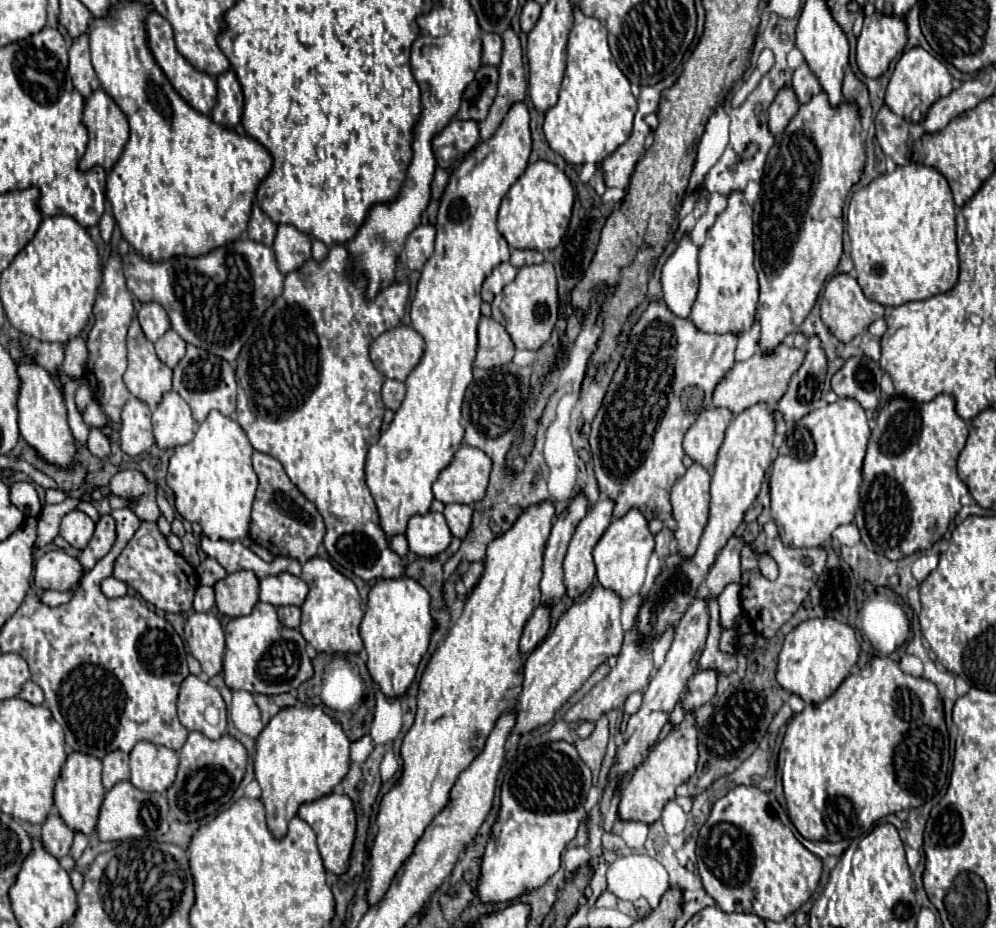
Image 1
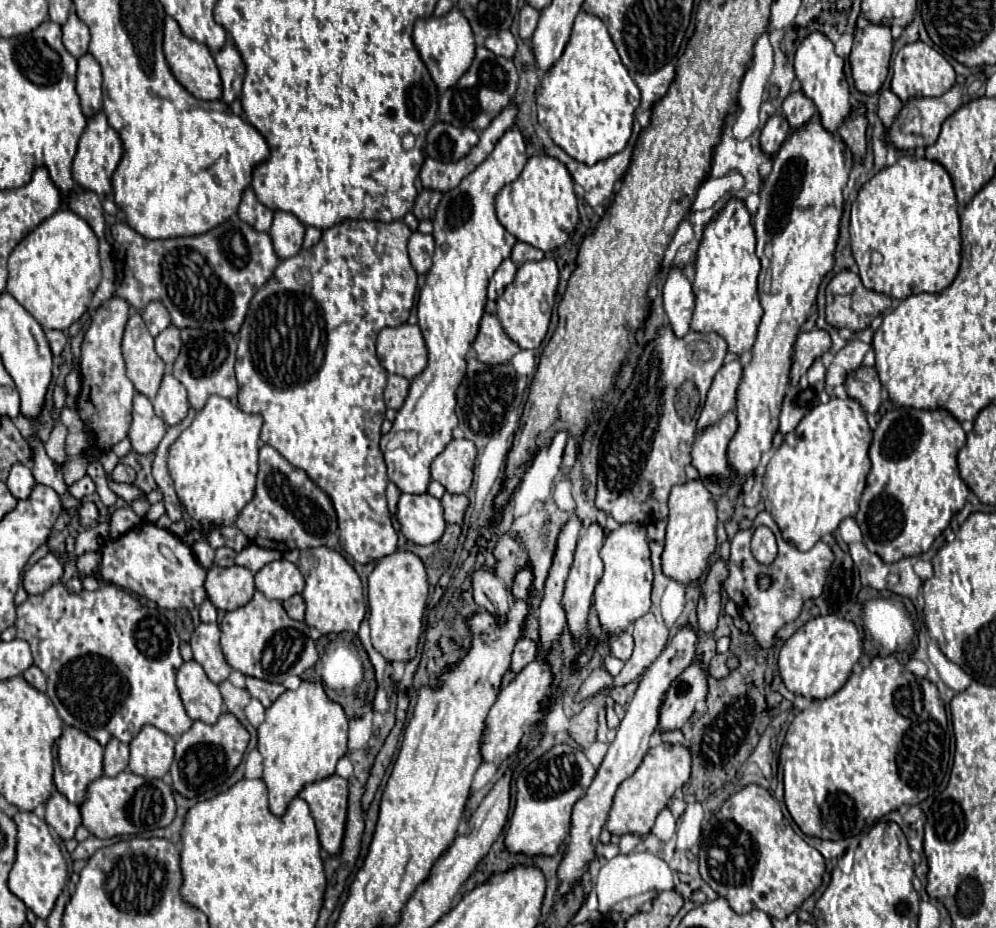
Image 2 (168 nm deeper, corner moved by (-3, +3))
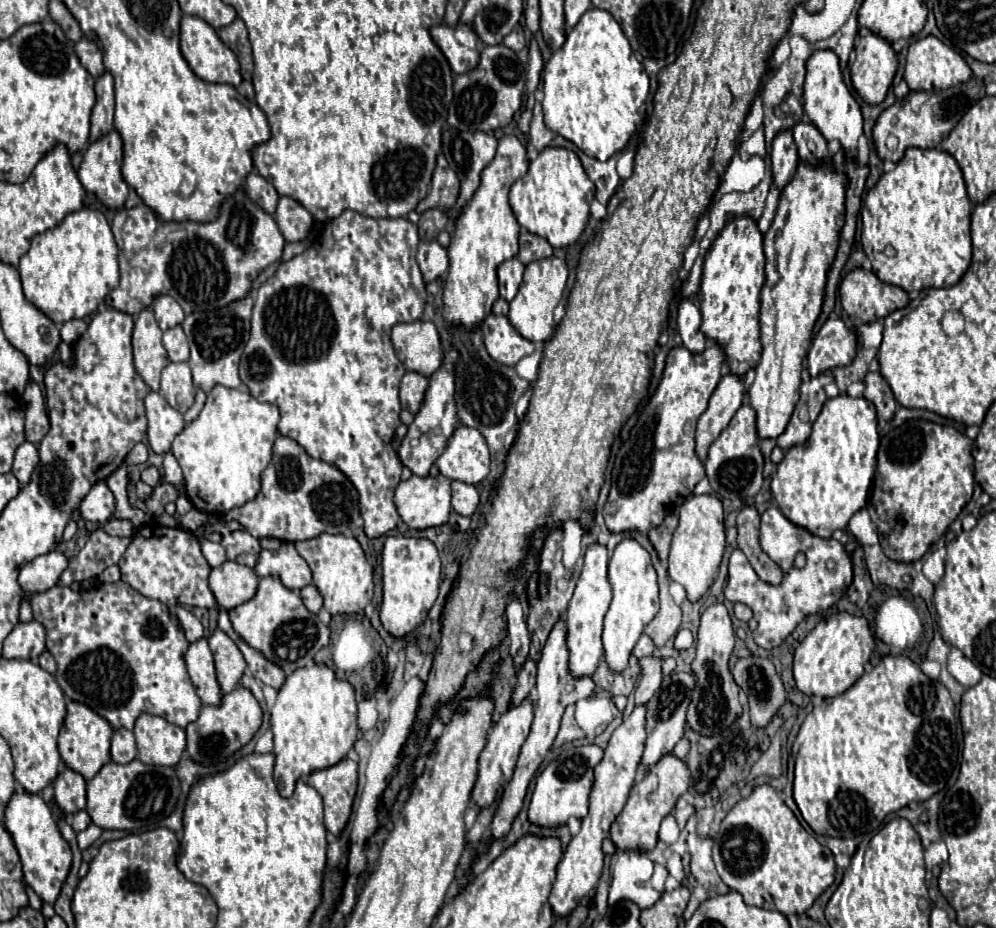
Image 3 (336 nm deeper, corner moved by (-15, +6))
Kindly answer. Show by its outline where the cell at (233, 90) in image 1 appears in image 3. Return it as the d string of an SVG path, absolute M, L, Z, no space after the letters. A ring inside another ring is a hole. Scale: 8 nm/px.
M236 19L232 25L222 27L218 31L218 37L228 45L236 55L250 55L250 41L248 41L248 31L242 19Z

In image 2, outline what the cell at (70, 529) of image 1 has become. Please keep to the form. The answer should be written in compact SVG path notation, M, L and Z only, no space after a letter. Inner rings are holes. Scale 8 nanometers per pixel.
M82 502L82 506L78 508L78 514L80 514L82 524L86 526L94 526L98 520L98 508L94 502Z

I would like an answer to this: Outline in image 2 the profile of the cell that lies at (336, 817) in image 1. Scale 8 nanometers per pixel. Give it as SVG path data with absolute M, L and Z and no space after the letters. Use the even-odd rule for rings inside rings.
M332 774L306 784L298 796L310 806L322 848L336 856L340 852L348 812L348 780Z

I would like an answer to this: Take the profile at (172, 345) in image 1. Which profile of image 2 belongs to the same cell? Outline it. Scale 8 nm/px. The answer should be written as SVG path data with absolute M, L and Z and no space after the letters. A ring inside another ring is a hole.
M168 326L164 332L160 332L154 338L154 344L156 344L158 356L166 364L166 370L170 372L172 364L174 364L174 360L178 356L178 352L180 352L180 330L176 326Z

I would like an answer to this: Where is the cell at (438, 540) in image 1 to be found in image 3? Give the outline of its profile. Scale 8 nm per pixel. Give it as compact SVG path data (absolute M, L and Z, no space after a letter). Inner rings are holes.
M412 475L396 489L394 503L402 521L418 531L446 525L450 519L450 481L440 477L438 485L432 477Z

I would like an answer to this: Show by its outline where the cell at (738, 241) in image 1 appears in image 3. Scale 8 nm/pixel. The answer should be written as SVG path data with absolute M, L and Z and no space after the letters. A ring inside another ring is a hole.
M732 217L724 225L704 257L700 283L700 331L716 341L728 359L732 373L744 375L756 367L762 355L760 343L760 291L764 287L762 233L752 217Z

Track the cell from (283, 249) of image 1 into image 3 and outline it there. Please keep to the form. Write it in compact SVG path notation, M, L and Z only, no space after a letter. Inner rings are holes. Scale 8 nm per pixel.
M280 197L274 217L276 217L276 223L288 243L302 241L314 223L312 215L298 201L294 201L290 197Z

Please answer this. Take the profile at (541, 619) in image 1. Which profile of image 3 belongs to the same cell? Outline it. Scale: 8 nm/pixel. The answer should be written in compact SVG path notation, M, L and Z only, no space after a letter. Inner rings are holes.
M526 659L524 665L520 667L518 671L518 683L516 683L516 689L512 693L512 705L518 705L528 693L530 689L536 685L536 661L534 659Z

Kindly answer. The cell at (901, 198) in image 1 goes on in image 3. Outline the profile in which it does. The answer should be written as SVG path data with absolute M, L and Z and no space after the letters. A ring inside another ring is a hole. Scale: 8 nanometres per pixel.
M910 147L896 169L884 173L864 196L860 211L861 244L872 261L872 271L880 281L898 285L904 291L956 285L972 261L971 212L972 205L956 159L942 149Z

